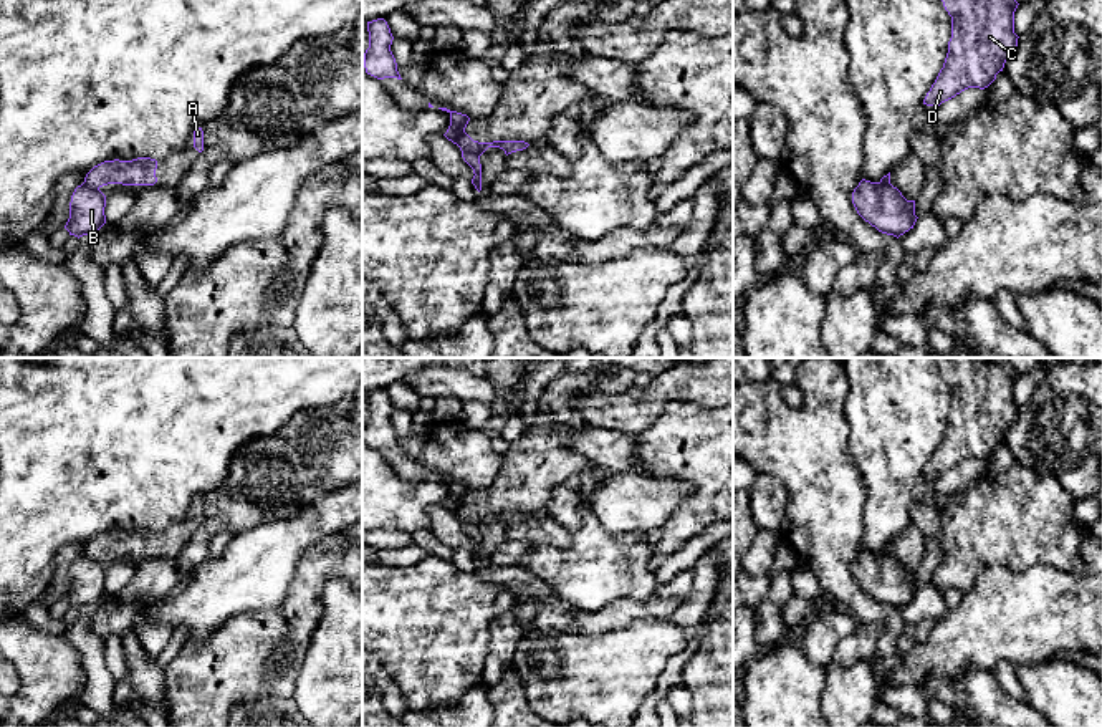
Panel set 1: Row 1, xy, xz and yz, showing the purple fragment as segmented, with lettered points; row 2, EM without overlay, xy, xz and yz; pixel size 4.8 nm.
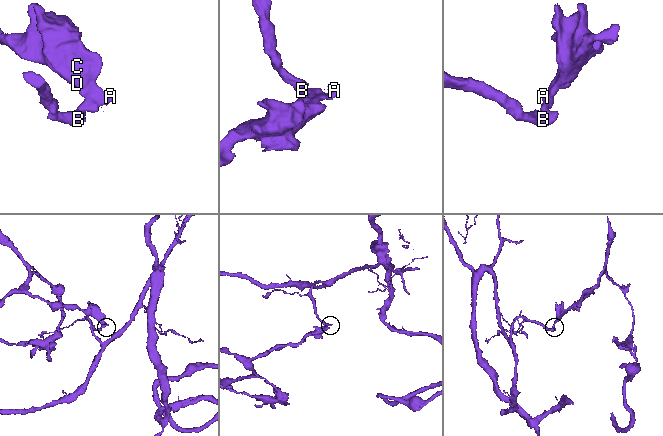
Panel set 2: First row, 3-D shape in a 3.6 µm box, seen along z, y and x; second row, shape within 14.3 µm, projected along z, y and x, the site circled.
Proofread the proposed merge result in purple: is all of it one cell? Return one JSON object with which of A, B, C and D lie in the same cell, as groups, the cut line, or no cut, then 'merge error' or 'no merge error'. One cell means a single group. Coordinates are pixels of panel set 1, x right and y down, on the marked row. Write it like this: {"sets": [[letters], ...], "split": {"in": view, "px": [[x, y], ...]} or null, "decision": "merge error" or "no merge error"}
{"sets": [["A", "C", "D"], ["B"]], "split": {"in": "xz", "px": [[460, 148], [469, 148], [479, 156]]}, "decision": "merge error"}

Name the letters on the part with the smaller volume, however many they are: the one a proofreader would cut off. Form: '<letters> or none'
A, C, D

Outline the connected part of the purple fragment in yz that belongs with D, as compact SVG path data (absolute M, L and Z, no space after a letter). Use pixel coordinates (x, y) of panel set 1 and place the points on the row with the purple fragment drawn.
M941 0L951 17L948 53L923 104L940 106L968 88L988 88L1018 46L1016 0Z

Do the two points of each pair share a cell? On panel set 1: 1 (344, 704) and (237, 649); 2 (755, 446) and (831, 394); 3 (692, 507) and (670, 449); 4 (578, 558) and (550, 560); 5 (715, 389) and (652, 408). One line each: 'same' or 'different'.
1: different
2: same
3: same
4: same
5: same

